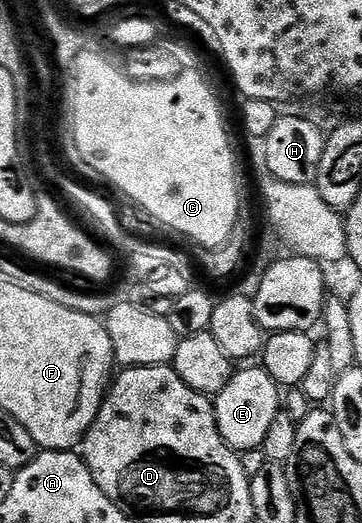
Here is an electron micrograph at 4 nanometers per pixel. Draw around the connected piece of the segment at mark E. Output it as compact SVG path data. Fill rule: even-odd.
M261 365L244 367L247 367L244 371L236 370L232 374L231 380L225 385L225 389L221 389L213 399L219 436L236 453L258 452L265 441L265 433L269 433L273 421L281 413L281 407L279 407L281 388L279 384L273 381L273 377Z

